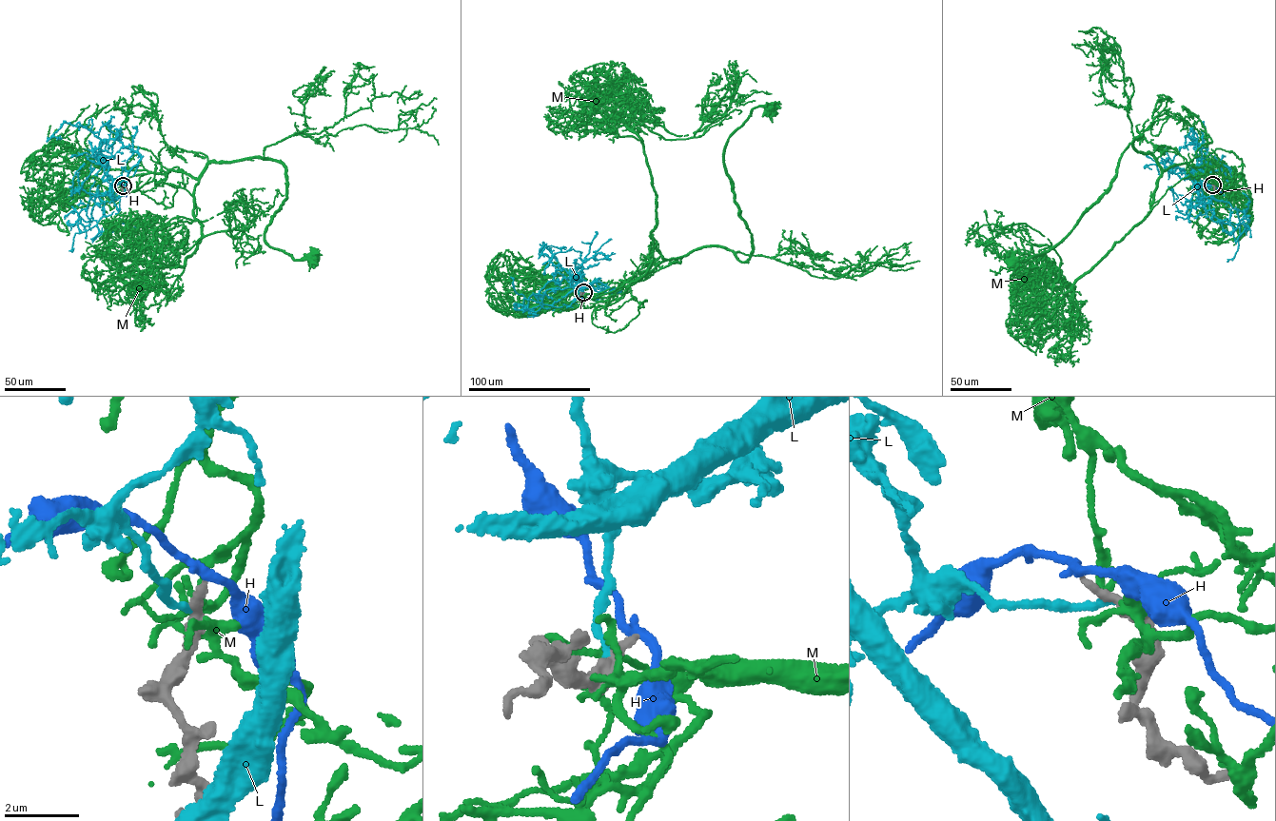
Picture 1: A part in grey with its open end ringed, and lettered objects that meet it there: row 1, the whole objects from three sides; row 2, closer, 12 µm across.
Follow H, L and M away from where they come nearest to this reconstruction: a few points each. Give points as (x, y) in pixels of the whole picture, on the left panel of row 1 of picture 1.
H: (123, 185), (126, 196)
L: (122, 185), (104, 172), (106, 164), (99, 160), (106, 140), (65, 122), (51, 135)
M: (122, 186), (173, 169), (198, 177), (210, 162), (280, 161), (286, 198), (264, 240), (312, 258)

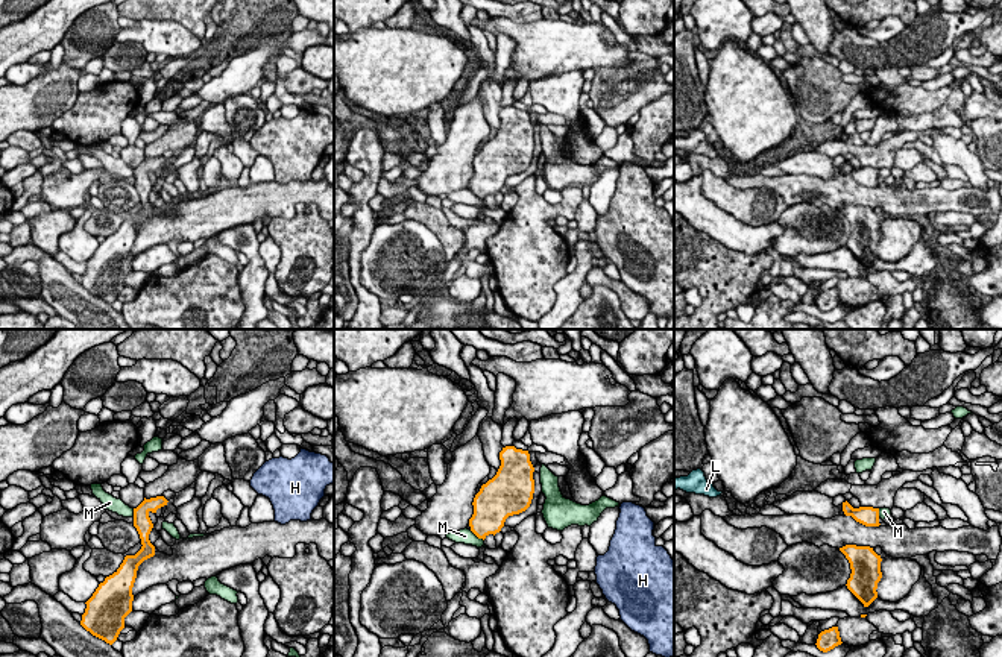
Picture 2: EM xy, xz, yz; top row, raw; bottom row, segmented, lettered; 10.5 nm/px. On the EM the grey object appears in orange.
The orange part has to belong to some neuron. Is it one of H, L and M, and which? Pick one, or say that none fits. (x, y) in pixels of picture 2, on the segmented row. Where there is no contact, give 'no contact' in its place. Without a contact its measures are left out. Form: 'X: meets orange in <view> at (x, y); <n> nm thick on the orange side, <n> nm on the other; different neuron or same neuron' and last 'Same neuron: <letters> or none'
H: no contact; different neuron
L: no contact; different neuron
M: meets orange in xz at (477, 536); 340 nm thick on the orange side, 160 nm on the other; different neuron
Same neuron: none

